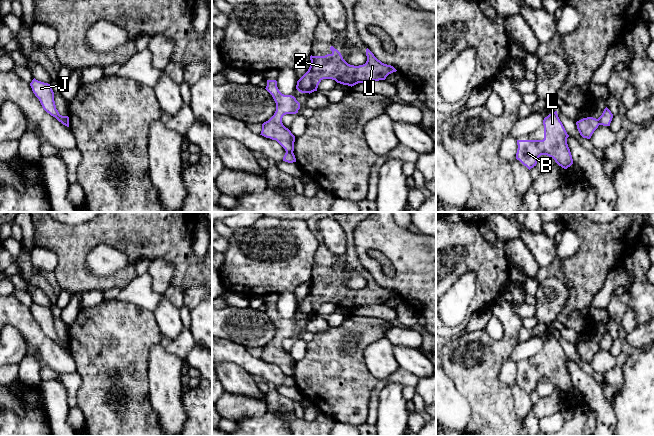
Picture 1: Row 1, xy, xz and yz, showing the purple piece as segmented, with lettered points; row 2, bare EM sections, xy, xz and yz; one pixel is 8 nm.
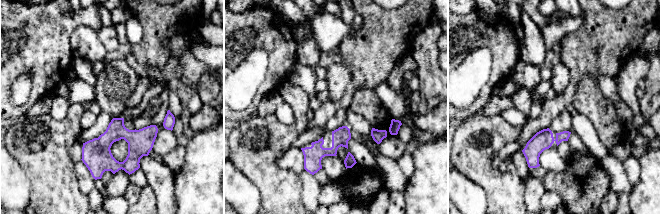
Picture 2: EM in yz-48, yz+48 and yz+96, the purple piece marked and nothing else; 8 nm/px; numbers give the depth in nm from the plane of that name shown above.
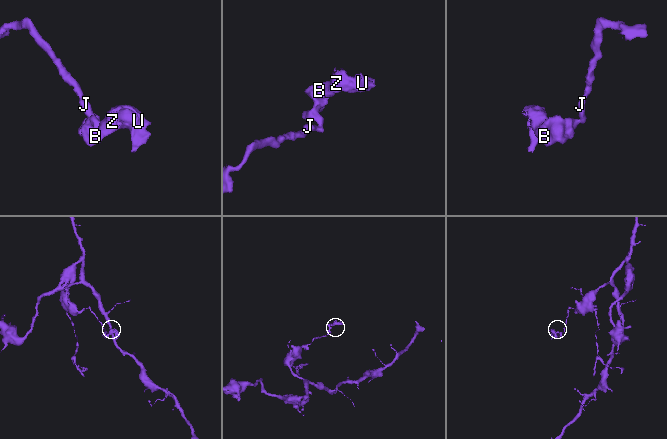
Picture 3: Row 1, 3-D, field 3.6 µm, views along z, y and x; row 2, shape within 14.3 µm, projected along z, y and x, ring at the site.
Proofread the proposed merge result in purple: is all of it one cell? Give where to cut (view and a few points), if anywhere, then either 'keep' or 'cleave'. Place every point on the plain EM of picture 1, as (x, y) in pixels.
xz (286, 375), (292, 376) | cleave

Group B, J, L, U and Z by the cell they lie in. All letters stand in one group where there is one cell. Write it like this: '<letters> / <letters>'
B L U Z / J

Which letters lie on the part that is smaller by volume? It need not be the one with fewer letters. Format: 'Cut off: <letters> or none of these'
Cut off: B, L, U, Z

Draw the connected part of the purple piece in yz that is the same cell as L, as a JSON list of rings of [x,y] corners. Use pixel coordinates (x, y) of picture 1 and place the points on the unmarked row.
[[[557,335],[549,338],[543,344],[543,364],[517,364],[516,383],[529,394],[536,390],[541,379],[547,379],[564,393],[573,388],[572,379],[567,368],[567,358]]]

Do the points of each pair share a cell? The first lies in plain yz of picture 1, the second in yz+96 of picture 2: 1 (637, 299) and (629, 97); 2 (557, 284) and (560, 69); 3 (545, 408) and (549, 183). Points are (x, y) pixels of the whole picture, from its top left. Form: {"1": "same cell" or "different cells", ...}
{"1": "different cells", "2": "same cell", "3": "different cells"}

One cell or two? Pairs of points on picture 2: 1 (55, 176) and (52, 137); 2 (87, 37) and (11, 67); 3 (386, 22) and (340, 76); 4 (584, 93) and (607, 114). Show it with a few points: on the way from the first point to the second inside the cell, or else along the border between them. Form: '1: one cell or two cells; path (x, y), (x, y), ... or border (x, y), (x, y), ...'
1: one cell; path (52, 166), (52, 147)
2: two cells; border (83, 24), (71, 34), (73, 55)
3: two cells; border (342, 61), (349, 71), (348, 84)
4: one cell; path (590, 99), (601, 110)

